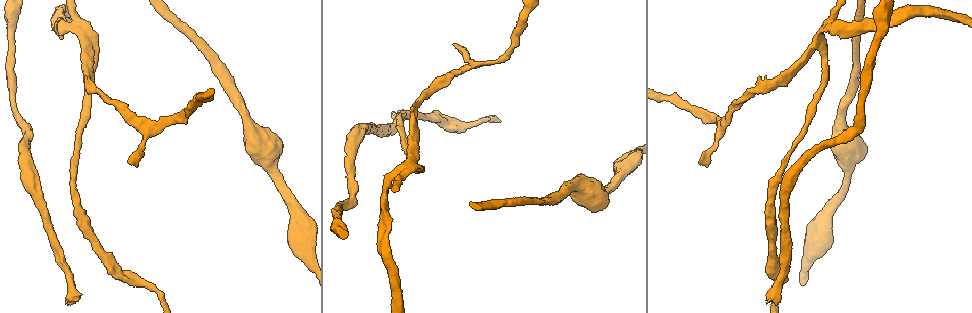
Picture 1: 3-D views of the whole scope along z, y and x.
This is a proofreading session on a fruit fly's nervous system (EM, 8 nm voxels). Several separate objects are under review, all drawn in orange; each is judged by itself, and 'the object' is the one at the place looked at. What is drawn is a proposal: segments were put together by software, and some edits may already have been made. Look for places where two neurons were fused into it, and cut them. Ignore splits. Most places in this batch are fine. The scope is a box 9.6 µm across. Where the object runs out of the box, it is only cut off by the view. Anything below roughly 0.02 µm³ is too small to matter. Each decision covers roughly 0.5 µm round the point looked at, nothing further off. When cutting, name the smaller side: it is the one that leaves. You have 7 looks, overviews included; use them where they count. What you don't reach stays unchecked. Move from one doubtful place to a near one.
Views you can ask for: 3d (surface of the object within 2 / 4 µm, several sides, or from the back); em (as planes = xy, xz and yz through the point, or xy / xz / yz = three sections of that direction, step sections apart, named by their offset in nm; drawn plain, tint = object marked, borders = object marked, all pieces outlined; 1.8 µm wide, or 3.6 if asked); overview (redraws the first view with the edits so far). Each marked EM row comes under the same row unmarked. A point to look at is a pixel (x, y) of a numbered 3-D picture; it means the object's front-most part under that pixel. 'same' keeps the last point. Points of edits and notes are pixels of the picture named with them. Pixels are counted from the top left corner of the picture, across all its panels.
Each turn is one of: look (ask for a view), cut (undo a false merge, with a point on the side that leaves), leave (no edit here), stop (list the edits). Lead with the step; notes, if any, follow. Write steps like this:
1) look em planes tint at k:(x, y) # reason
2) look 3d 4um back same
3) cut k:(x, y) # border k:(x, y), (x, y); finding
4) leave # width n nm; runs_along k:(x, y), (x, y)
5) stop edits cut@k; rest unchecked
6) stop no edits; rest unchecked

look em xz step 8 tint at 1:(498, 60) # thin neck

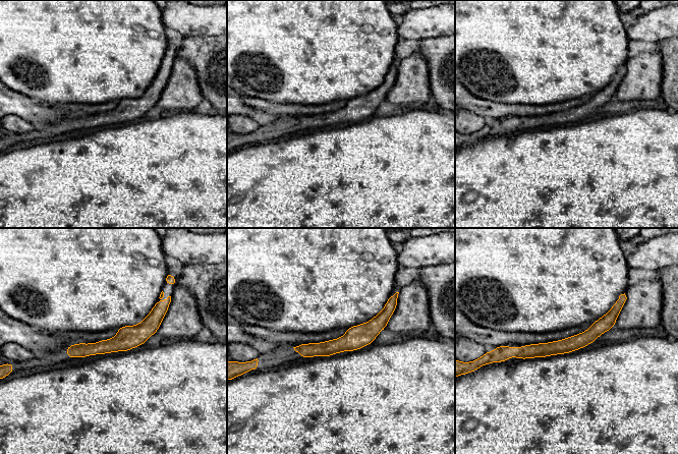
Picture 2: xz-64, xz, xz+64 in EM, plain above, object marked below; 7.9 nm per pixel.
look em planes tint same # cut it another way

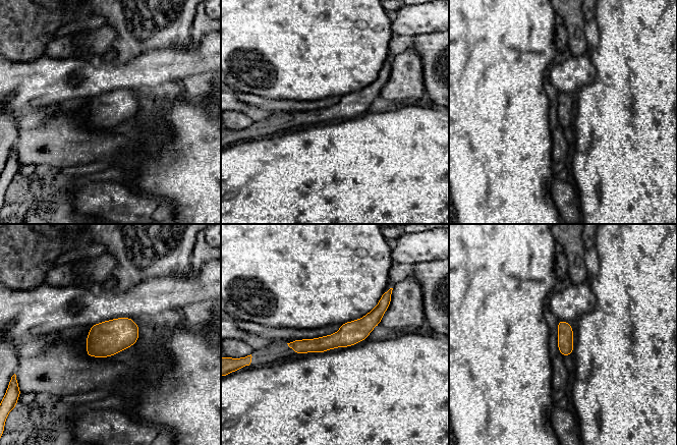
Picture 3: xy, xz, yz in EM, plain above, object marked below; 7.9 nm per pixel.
leave # width 130 nm; continuous, no second neuron

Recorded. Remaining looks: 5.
look 3d 2um at 1:(83, 39) # branch point

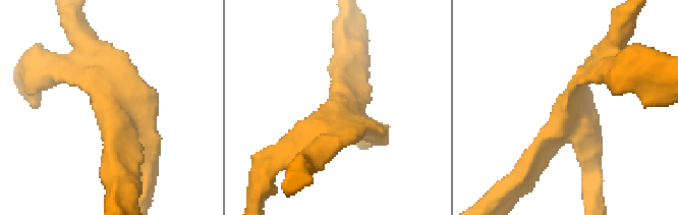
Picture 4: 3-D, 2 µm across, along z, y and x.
look em xy step 8 tint at 4:(110, 104) # arms 3; arm_widths 170, 200, 200 nm; need the tissue

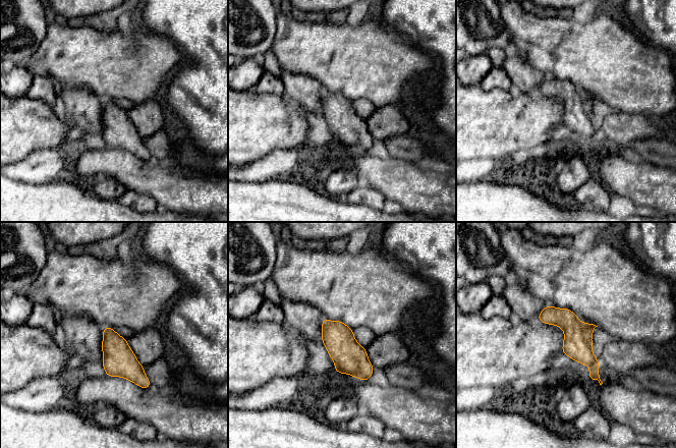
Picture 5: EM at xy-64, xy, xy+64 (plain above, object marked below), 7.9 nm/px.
look em planes tint same

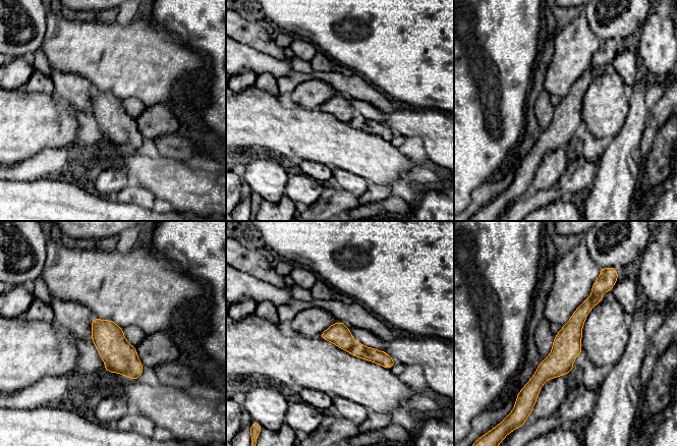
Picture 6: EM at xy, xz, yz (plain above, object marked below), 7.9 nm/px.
cut 6:(337, 333) # width 170 nm; border 6:(355, 342), (348, 350); two neurons meet here

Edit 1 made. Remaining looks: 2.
look em xz step 4 tint at 1:(338, 202) # thin neck

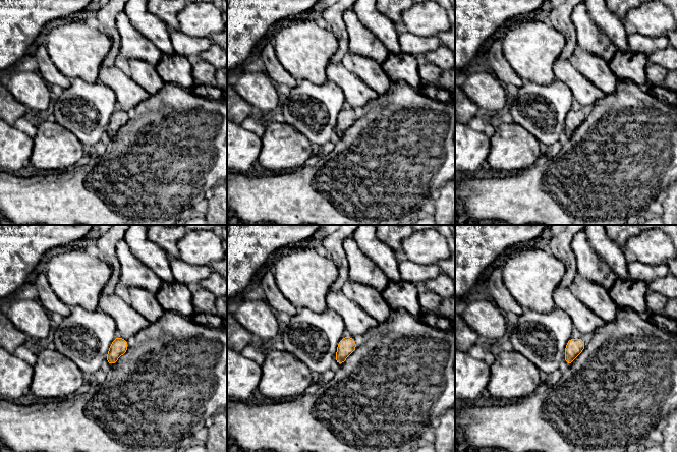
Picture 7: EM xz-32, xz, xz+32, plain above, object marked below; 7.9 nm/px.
leave # all the same neuron

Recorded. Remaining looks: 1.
stop edits cut@6; rest unchecked

